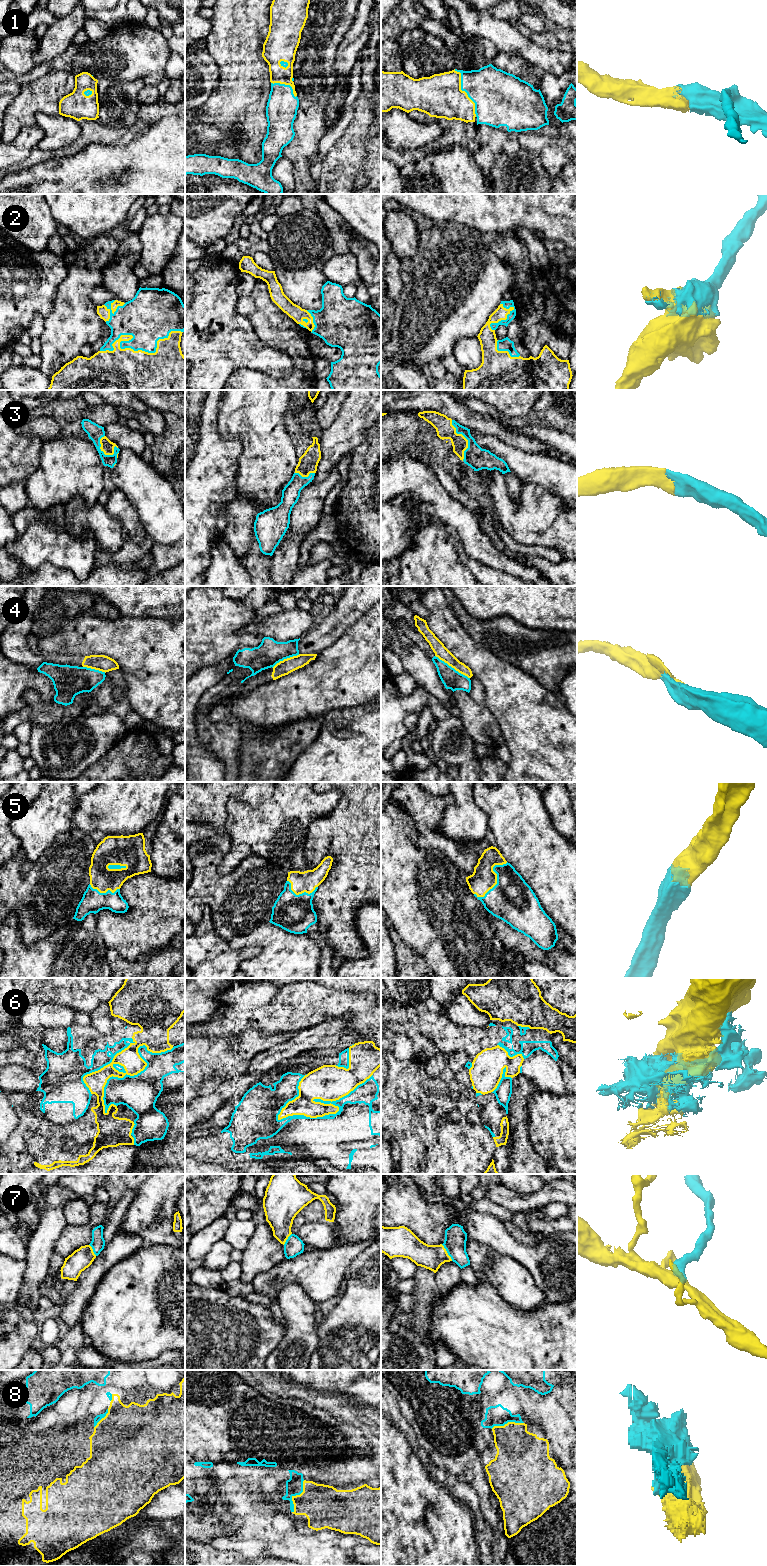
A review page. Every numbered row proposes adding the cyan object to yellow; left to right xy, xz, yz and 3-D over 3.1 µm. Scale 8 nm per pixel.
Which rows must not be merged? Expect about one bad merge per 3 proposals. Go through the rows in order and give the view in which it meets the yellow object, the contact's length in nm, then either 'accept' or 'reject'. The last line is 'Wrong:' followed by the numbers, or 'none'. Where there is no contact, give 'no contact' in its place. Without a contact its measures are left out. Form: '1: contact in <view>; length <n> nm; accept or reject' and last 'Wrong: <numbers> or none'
1: contact in yz; length 420 nm; accept
2: contact in xy; length 700 nm; accept
3: contact in yz; length 340 nm; accept
4: contact in yz; length 340 nm; reject
5: contact in yz; length 380 nm; accept
6: contact in xz; length 850 nm; reject
7: contact in yz; length 160 nm; accept
8: contact in xz; length 280 nm; reject
Wrong: 4, 6, 8

